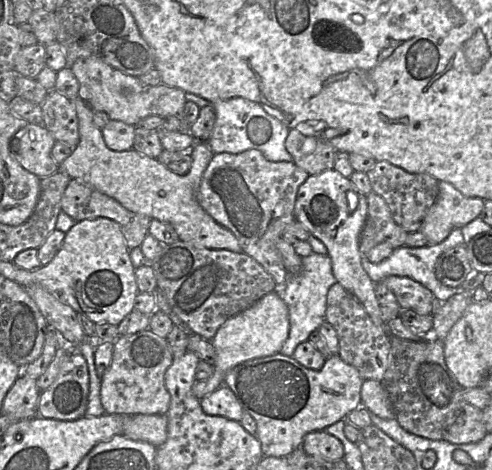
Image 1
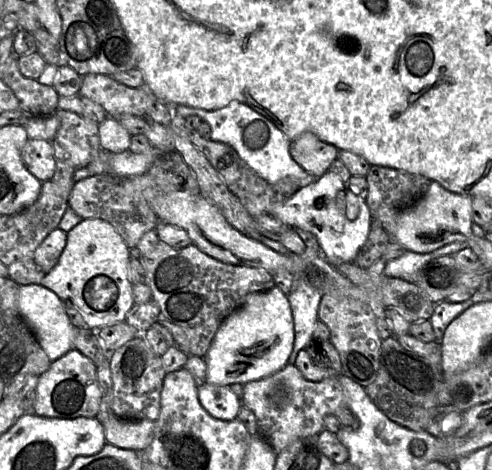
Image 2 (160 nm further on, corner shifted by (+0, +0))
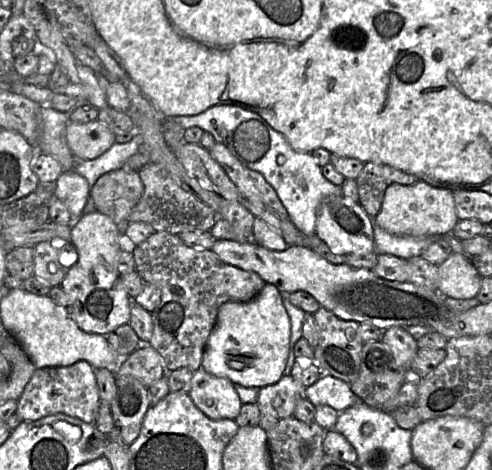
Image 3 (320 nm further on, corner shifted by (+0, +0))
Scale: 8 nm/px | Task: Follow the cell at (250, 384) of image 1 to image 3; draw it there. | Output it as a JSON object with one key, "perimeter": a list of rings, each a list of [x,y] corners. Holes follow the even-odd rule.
{"perimeter":[[[283,375],[275,384],[260,388],[256,402],[260,409],[259,426],[268,431],[281,419],[293,416],[297,401],[306,397],[305,391],[306,387],[291,375]]]}

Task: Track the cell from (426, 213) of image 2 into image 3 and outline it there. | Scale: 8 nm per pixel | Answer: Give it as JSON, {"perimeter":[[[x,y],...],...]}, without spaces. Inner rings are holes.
{"perimeter":[[[423,180],[412,185],[390,185],[384,193],[382,207],[375,217],[375,223],[391,234],[421,237],[447,235],[458,221],[453,191],[433,187]]]}

